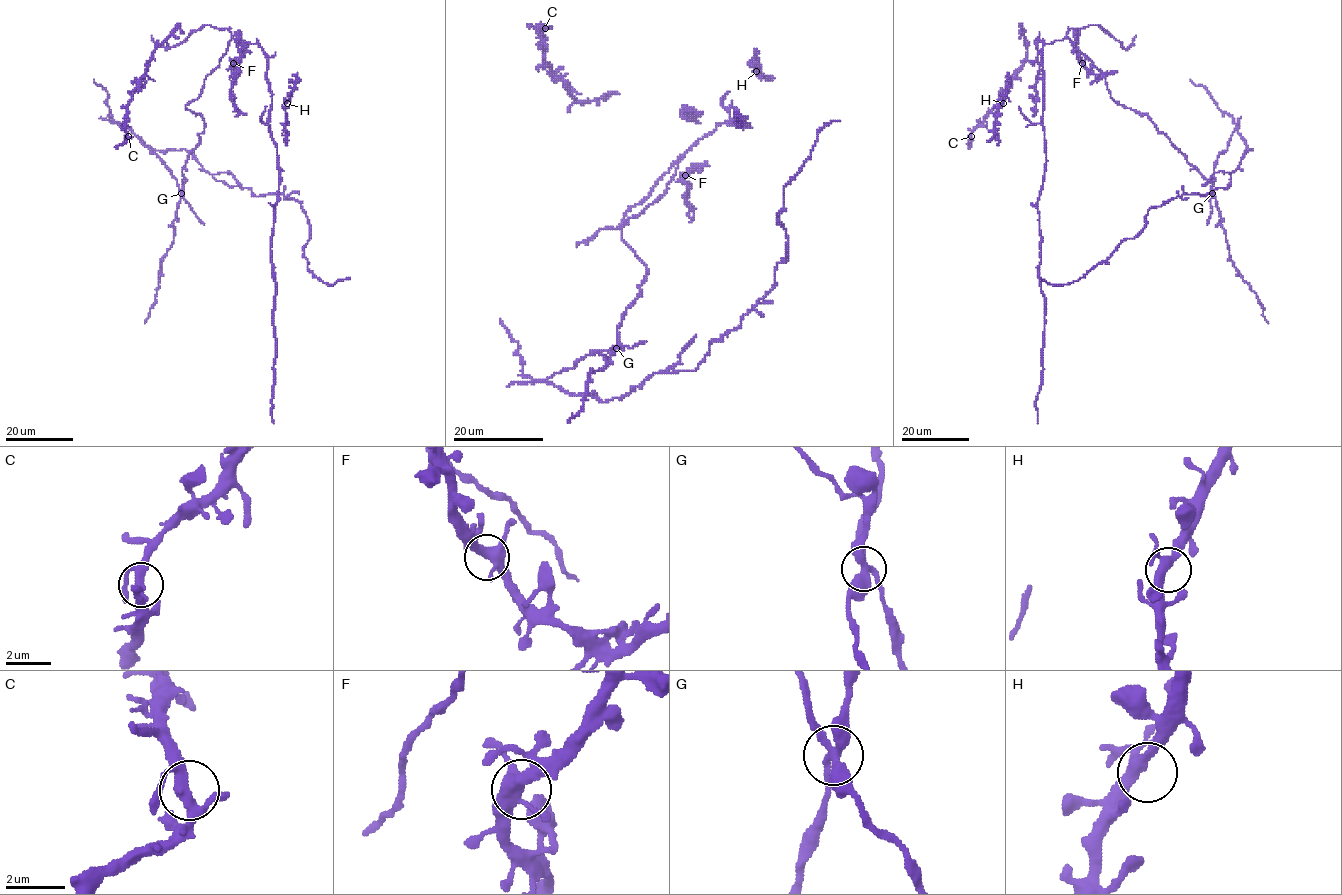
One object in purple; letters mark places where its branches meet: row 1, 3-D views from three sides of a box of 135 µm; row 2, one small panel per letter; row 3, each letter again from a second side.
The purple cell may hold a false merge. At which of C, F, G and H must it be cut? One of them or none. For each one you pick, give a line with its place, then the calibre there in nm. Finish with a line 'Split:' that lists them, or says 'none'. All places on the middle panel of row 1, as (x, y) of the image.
G: (616, 348) | 380 nm
Split: G

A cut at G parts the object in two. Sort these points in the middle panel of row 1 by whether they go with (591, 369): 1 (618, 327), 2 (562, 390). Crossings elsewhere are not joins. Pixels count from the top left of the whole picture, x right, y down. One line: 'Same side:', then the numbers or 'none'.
Same side: 1

